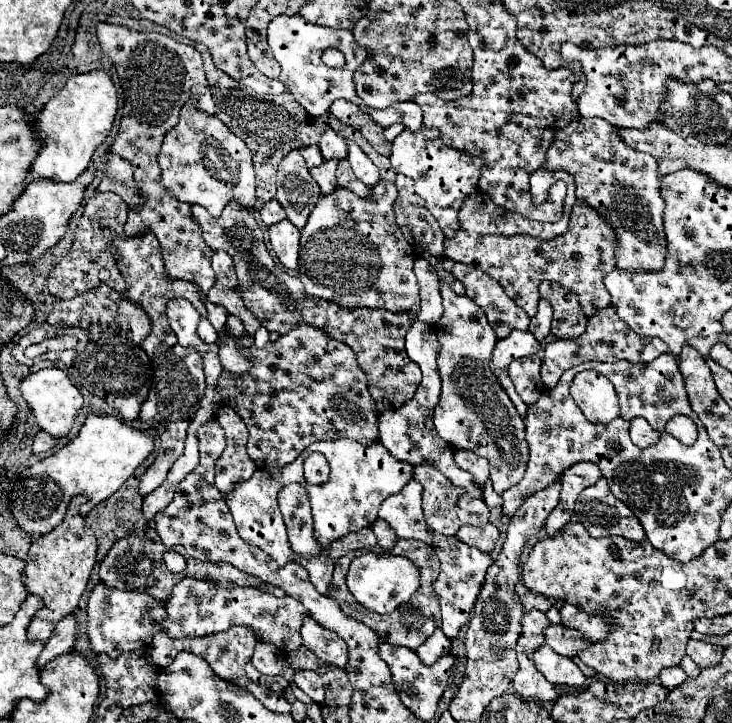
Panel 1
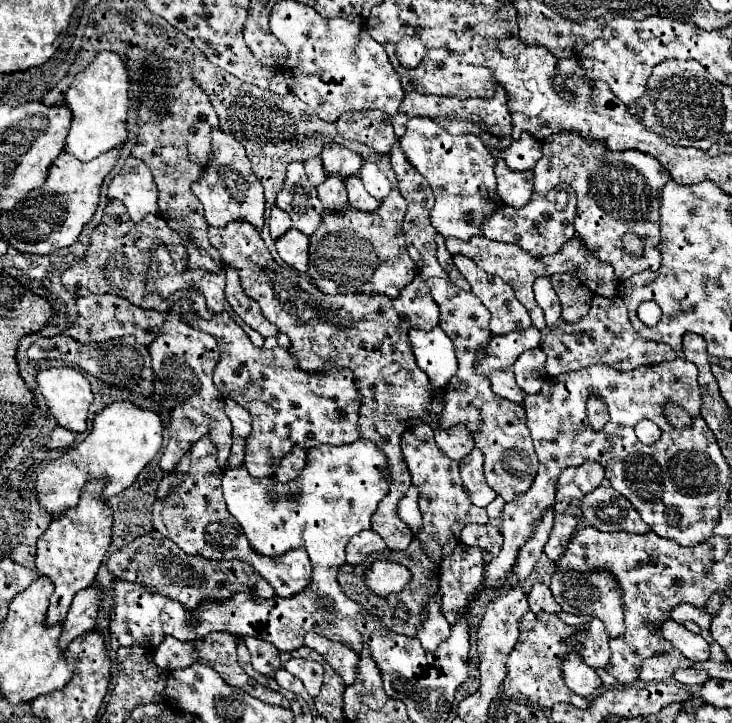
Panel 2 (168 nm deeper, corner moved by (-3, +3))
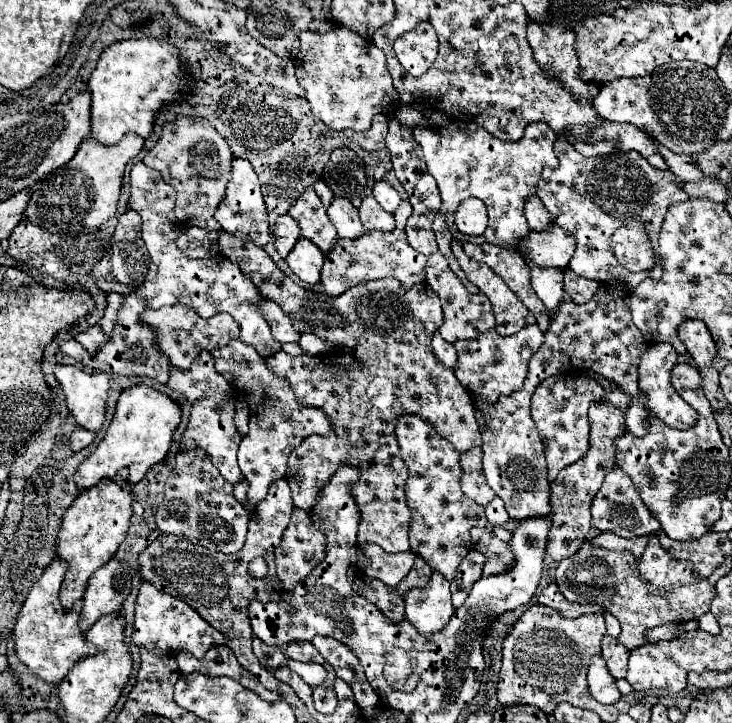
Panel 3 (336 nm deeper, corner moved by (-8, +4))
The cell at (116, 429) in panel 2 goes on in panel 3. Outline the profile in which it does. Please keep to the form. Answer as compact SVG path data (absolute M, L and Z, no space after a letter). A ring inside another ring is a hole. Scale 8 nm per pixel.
M135 385L125 389L117 401L115 417L103 441L79 465L79 471L75 473L75 483L81 489L89 489L97 485L99 479L113 479L117 471L123 467L129 469L129 483L131 485L139 483L147 473L147 469L165 459L173 433L179 427L179 423L181 423L181 407L165 393L145 385Z

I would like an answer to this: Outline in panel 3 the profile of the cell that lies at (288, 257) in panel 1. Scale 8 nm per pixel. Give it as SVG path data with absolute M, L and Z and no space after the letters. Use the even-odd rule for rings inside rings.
M303 237L297 241L297 245L293 247L293 253L289 253L287 263L291 267L291 271L305 283L319 283L321 281L321 267L323 267L323 259L325 255L321 253L321 249L317 249L317 245L305 241Z

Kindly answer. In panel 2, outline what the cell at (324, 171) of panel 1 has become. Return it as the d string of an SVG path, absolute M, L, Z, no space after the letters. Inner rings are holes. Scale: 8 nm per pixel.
M328 174L326 180L318 186L318 196L320 196L324 208L340 210L348 202L340 174Z

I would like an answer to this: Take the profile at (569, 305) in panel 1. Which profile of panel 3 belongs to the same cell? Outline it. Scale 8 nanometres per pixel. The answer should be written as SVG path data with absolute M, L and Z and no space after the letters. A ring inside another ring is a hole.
M569 269L565 271L565 291L571 295L571 299L573 299L575 303L585 303L585 301L589 301L589 299L595 295L597 287L599 287L599 283L595 283L595 281L585 281L583 277L575 277L575 273L569 271Z

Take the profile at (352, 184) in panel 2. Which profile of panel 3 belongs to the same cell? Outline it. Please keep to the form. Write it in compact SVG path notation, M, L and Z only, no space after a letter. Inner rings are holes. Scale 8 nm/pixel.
M365 197L365 201L359 207L359 215L361 215L361 223L367 231L393 231L395 229L395 221L391 213L385 213L381 209L381 205L377 205L375 197Z

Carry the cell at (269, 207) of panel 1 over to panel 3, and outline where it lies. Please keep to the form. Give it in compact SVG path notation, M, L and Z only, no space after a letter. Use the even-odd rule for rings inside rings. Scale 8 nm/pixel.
M281 215L273 227L273 241L279 257L285 259L299 239L301 239L301 229L297 221L293 221L293 217L289 215Z

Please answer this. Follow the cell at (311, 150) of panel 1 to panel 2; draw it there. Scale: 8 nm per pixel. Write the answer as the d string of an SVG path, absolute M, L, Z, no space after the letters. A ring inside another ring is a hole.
M310 156L308 162L304 162L304 168L306 168L308 180L310 180L314 186L318 186L318 184L326 178L326 170L324 170L324 166L322 166L320 156L314 156L314 158Z

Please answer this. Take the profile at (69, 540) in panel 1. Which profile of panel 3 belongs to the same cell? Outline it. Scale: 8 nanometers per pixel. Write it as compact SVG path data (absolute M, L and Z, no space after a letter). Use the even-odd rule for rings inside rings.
M125 479L123 485L119 481L99 481L95 487L81 491L81 495L65 511L63 525L57 539L57 557L69 563L69 571L63 579L61 593L59 593L61 603L67 611L77 601L83 599L91 573L103 567L115 555L121 541L125 539L129 529L129 519L133 515L131 503L133 503L133 491Z

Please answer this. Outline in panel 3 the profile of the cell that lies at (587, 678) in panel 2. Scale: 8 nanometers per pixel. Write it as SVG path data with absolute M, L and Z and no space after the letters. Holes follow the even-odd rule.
M595 655L589 663L589 693L593 695L593 699L597 699L599 703L605 705L615 705L621 699L621 693L615 685L615 679L611 677L605 659L601 655Z

